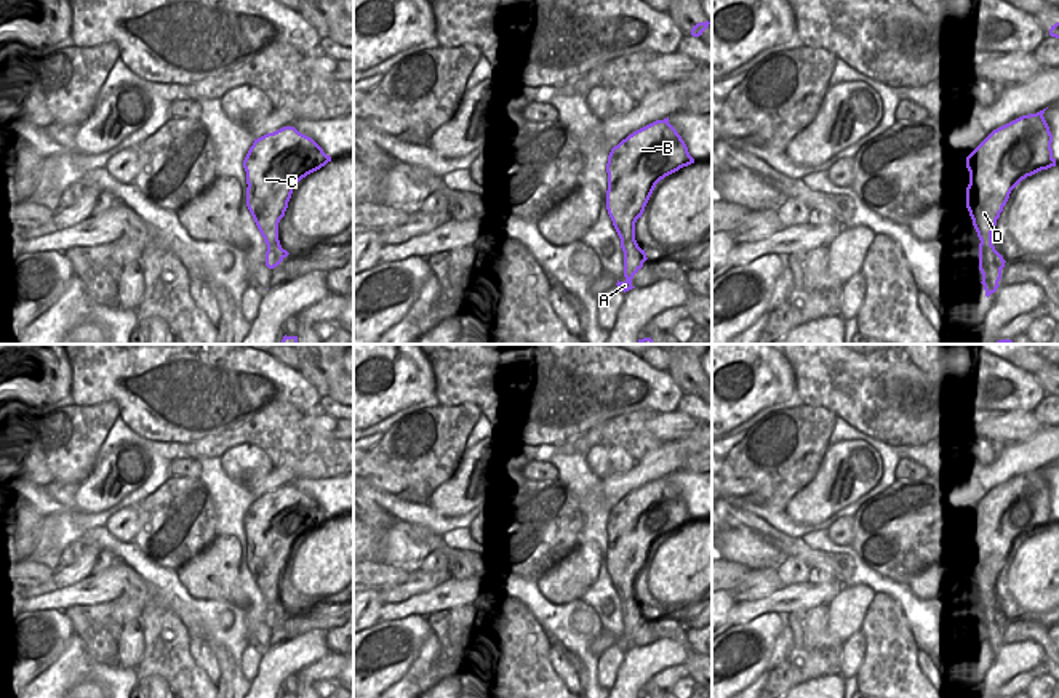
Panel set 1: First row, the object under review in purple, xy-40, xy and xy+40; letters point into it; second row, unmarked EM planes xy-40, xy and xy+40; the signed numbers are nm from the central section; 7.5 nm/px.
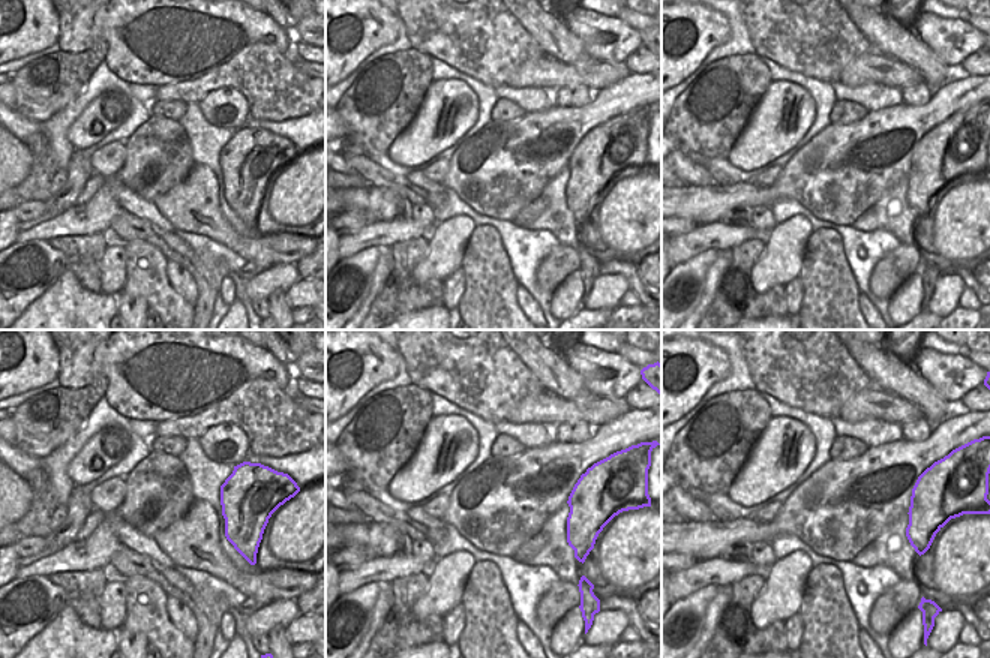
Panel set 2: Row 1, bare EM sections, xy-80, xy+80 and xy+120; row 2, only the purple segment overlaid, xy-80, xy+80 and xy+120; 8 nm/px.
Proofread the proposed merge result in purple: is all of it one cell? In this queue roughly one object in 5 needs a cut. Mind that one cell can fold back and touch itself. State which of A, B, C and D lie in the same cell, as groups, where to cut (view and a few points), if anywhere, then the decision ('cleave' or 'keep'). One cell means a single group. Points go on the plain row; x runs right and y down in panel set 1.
A / B C D; cut in xy along (621, 599), (627, 596), (635, 601); cleave

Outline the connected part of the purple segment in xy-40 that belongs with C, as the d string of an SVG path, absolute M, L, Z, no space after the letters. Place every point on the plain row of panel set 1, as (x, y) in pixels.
M283 485L254 498L243 527L248 543L246 565L262 596L280 600L278 581L294 544L328 520L331 515L294 485Z

